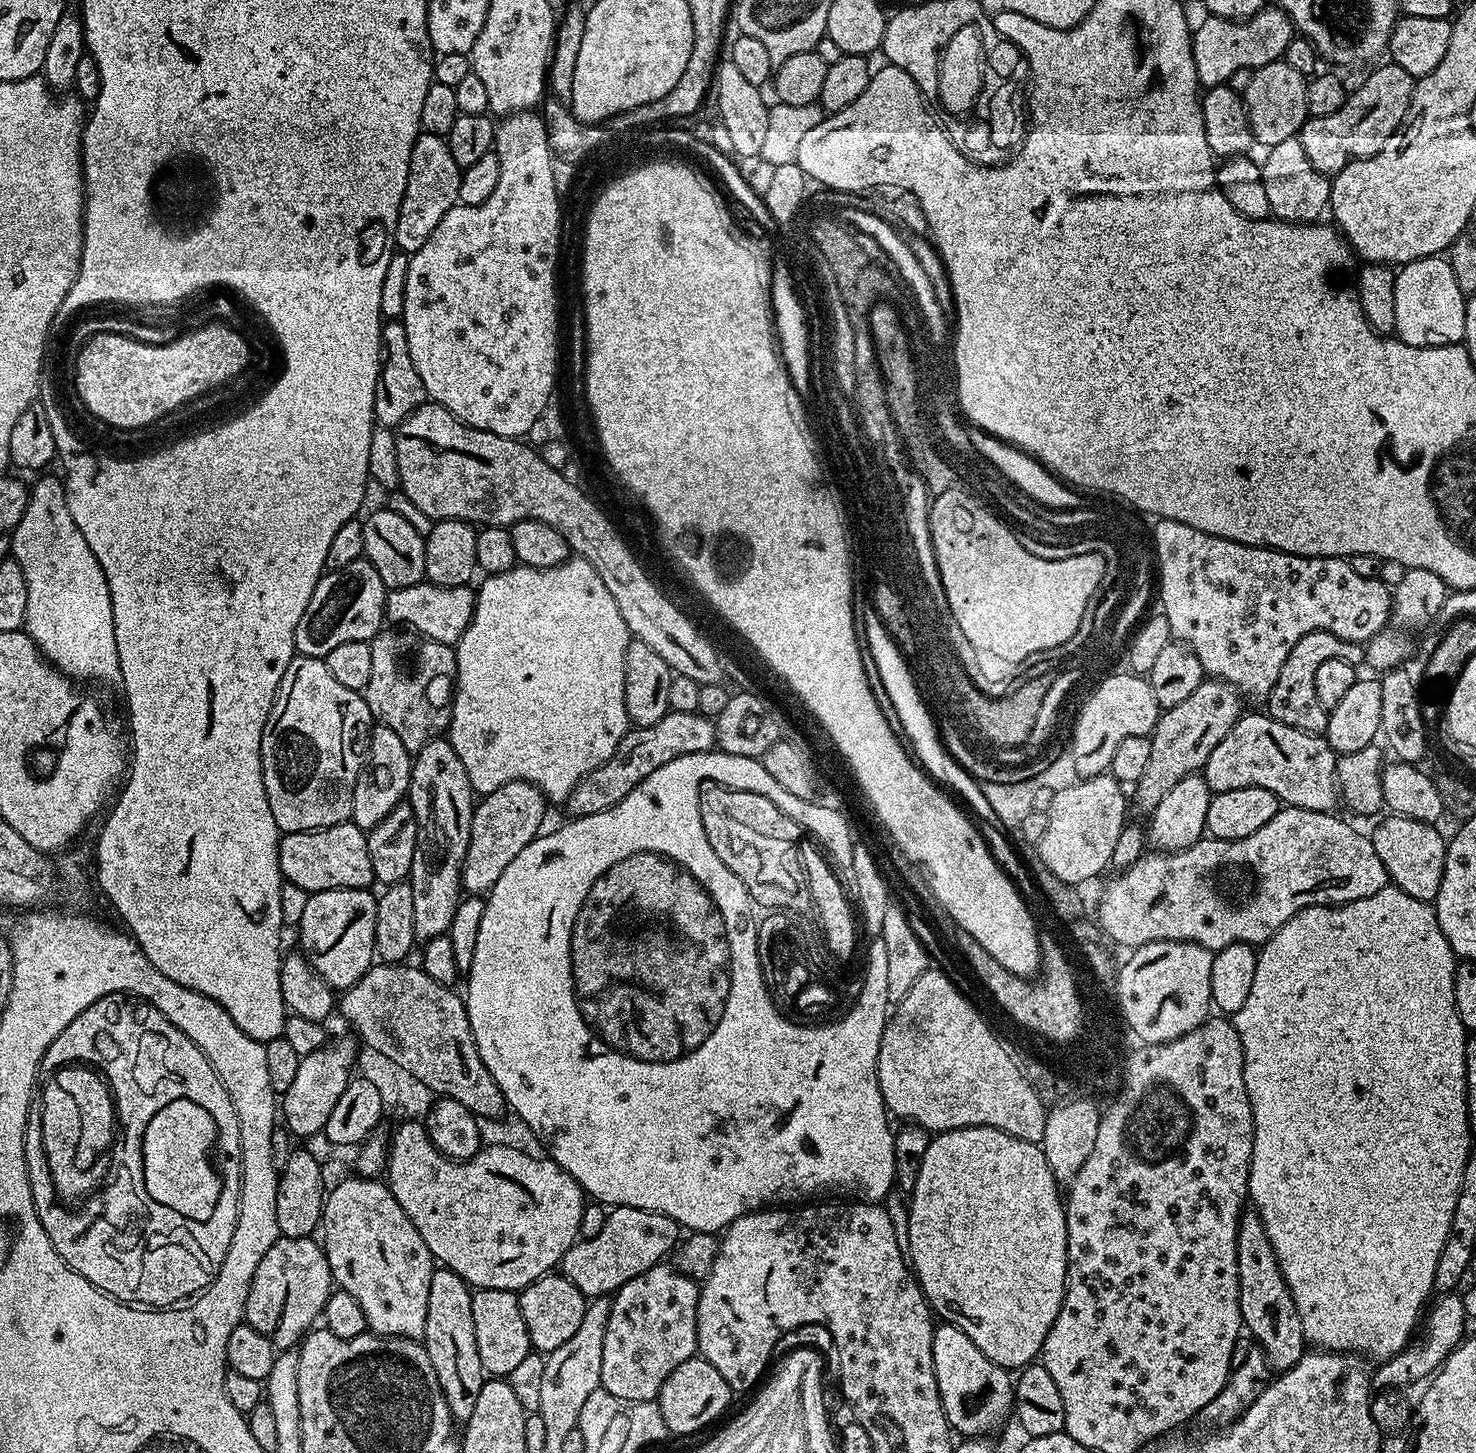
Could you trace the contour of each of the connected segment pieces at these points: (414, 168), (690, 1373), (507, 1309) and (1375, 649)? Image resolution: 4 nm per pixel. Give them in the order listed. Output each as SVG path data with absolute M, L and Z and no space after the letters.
M421 131L410 150L410 170L406 178L406 194L402 194L402 206L398 210L396 227L396 248L411 254L422 250L426 238L434 231L434 226L446 218L446 214L456 207L460 195L460 174L462 169L450 155L447 139Z
M693 1358L682 1362L670 1378L662 1384L658 1397L660 1413L666 1422L669 1433L676 1436L692 1436L695 1432L703 1430L707 1424L712 1424L728 1408L728 1403L734 1399L732 1387L702 1358Z
M477 1288L473 1291L470 1311L474 1313L474 1342L478 1342L478 1358L482 1358L485 1373L492 1378L507 1378L510 1370L514 1370L533 1351L530 1334L526 1330L526 1321L522 1318L522 1306L517 1293L510 1290L494 1290L493 1288Z
M1421 568L1407 569L1402 582L1398 582L1392 588L1391 626L1383 628L1378 635L1367 641L1367 667L1377 668L1377 673L1380 674L1401 667L1405 663L1404 659L1412 652L1412 640L1408 637L1408 632L1416 632L1419 628L1426 627L1432 619L1437 619L1449 591L1448 584L1442 582L1442 578L1438 578L1438 574L1434 574L1433 571Z

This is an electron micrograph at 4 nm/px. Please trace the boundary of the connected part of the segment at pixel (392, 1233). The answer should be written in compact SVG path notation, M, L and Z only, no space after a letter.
M355 1174L349 1180L340 1180L331 1185L324 1198L322 1217L322 1247L332 1279L343 1291L351 1294L362 1306L369 1329L378 1336L406 1336L420 1338L426 1326L426 1302L430 1298L430 1278L434 1271L434 1261L422 1234L414 1230L414 1222L406 1218L406 1210L398 1206L394 1194L387 1183L380 1178L365 1178Z

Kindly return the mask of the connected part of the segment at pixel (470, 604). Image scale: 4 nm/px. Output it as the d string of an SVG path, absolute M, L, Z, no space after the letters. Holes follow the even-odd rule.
M421 582L405 588L393 588L387 593L384 614L392 626L407 626L413 632L434 642L455 645L466 634L476 609L476 593L463 583L443 588L437 584ZM392 623L392 624L391 624Z

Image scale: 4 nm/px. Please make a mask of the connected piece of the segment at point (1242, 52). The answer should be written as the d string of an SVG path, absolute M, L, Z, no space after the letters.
M1265 6L1259 12L1249 16L1247 20L1227 20L1221 16L1205 15L1200 25L1192 28L1192 53L1194 54L1194 70L1198 74L1201 85L1205 89L1215 88L1217 84L1227 84L1230 74L1239 68L1258 69L1283 57L1286 46L1292 40L1294 29L1292 19L1280 8Z

